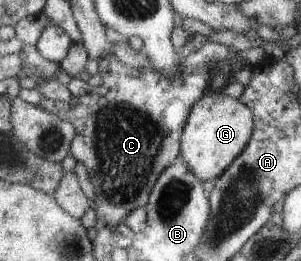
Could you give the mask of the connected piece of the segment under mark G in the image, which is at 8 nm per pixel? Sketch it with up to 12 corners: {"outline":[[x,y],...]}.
{"outline":[[208,89],[184,125],[181,158],[218,179],[253,138],[242,99]]}

